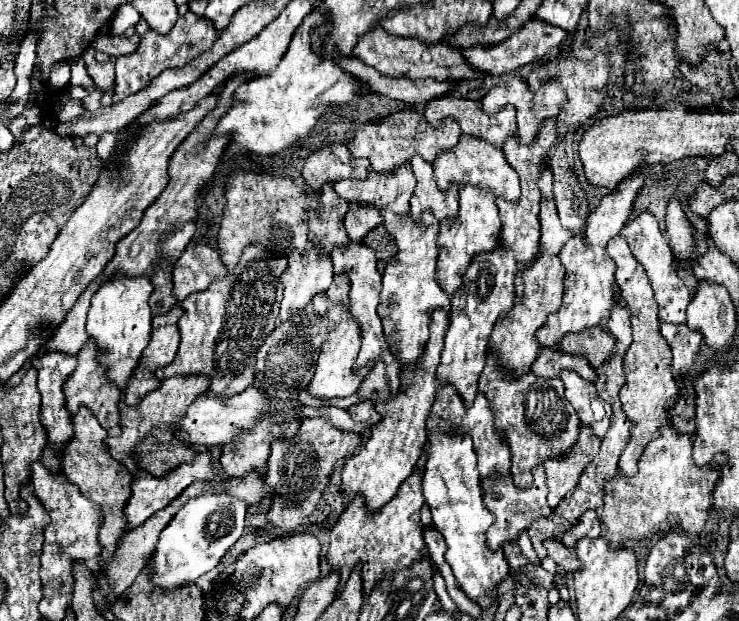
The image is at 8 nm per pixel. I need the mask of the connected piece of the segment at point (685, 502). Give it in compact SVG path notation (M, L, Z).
M665 427L661 437L645 447L639 459L639 473L635 477L623 479L617 473L607 483L601 523L607 527L603 539L607 539L609 547L623 549L633 539L661 533L661 527L679 527L683 533L691 535L699 535L703 531L721 471L717 463L697 467L691 459L691 445L693 441L689 435L681 435L673 427Z

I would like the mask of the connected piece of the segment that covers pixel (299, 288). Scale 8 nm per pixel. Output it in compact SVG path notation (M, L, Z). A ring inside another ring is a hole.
M313 245L303 255L291 251L287 255L289 267L281 275L283 301L279 305L279 321L291 321L305 311L317 293L325 293L333 283L333 265L327 257L321 257Z

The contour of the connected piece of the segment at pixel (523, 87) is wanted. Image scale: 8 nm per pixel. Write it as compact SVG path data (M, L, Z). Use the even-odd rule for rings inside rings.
M521 75L513 77L513 79L507 79L503 81L501 85L495 85L485 97L483 97L483 111L487 115L497 115L501 111L501 107L505 105L513 105L517 109L517 139L519 143L523 145L529 145L535 141L537 133L539 133L539 127L545 119L557 119L561 107L567 103L565 99L565 93L563 93L563 87L555 85L555 83L549 83L549 85L543 85L537 93L531 93L525 79Z

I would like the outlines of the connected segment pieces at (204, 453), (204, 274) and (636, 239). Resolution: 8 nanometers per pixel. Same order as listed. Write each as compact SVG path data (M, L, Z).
M193 445L193 451L195 451L195 459L189 463L189 465L179 465L177 469L173 469L169 475L165 475L163 479L157 479L145 471L139 471L137 479L133 481L131 485L131 497L125 505L125 517L127 517L127 531L129 529L135 529L139 527L141 523L145 523L155 511L163 509L167 503L171 503L187 485L191 485L193 481L197 479L203 479L207 477L207 471L209 471L209 463L211 463L211 453L207 447L201 447L201 445Z
M189 243L173 267L173 295L181 303L193 293L205 291L215 279L227 273L217 249Z
M643 211L641 215L627 221L627 227L623 227L621 237L627 239L627 243L631 247L631 253L645 267L647 277L651 281L651 287L655 291L657 303L675 303L675 275L677 275L677 269L675 269L675 263L673 263L673 253L669 249L667 239L663 237L663 233L659 229L657 219L649 211Z

